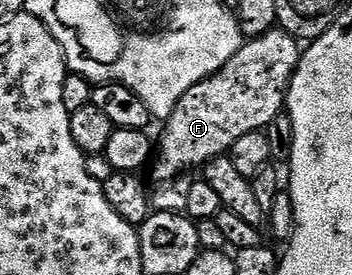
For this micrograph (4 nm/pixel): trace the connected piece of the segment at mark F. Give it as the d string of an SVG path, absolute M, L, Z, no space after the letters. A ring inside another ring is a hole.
M270 29L265 35L244 40L242 47L209 79L197 83L197 87L189 87L185 95L181 95L181 103L165 119L167 125L163 134L157 137L157 152L153 157L153 169L155 165L155 177L159 183L169 182L175 178L190 174L190 169L198 170L208 165L214 157L230 154L233 143L244 135L266 130L274 117L284 112L287 103L287 88L291 86L291 80L295 69L299 66L301 45L296 38L288 35L284 29Z

